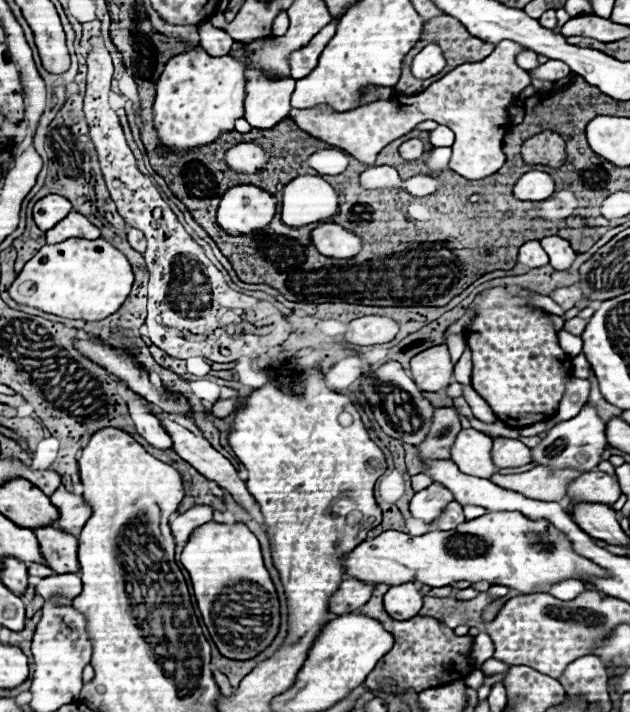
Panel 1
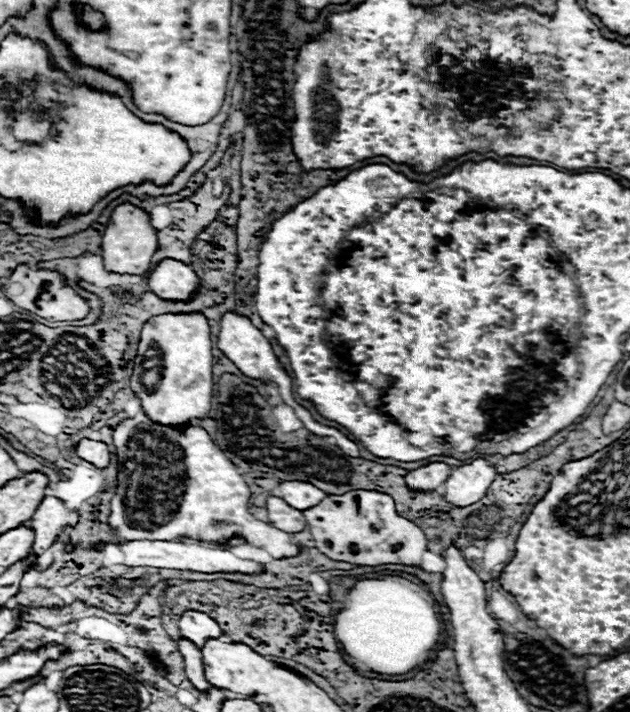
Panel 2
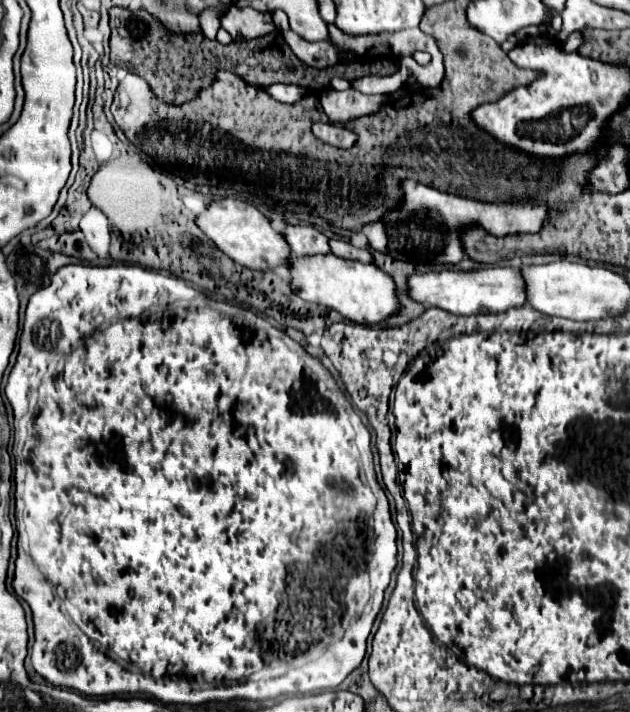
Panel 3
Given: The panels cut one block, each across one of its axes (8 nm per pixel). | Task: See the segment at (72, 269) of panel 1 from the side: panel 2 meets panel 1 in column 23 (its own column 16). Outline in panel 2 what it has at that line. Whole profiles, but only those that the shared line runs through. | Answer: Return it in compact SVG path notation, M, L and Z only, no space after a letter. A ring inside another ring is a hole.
M18 266L10 278L4 280L4 296L10 298L16 306L30 310L46 320L80 320L88 314L86 300L70 286L64 286L64 278L52 270L36 270L30 266Z

